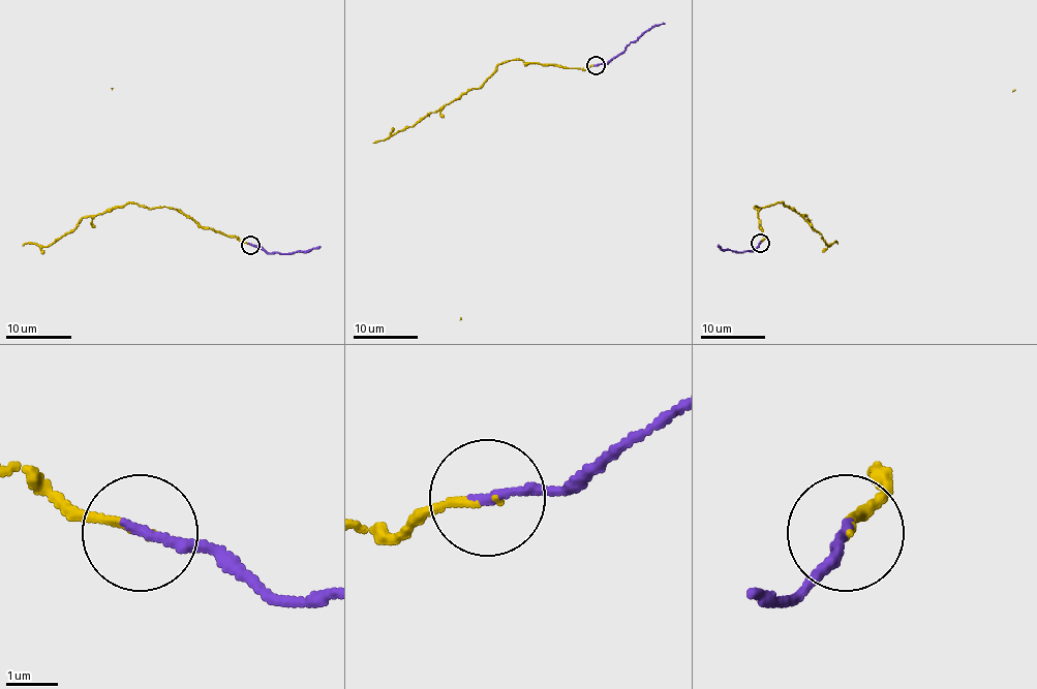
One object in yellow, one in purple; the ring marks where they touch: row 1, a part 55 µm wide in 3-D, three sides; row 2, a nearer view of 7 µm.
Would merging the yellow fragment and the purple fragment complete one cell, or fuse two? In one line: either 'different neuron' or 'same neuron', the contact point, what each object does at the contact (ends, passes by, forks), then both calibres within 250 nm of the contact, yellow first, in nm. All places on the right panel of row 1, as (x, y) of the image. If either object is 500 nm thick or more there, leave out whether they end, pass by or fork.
same neuron; at (760, 243); yellow ends there; purple ends there; 110 nm thick on the yellow side, 190 nm on the other

